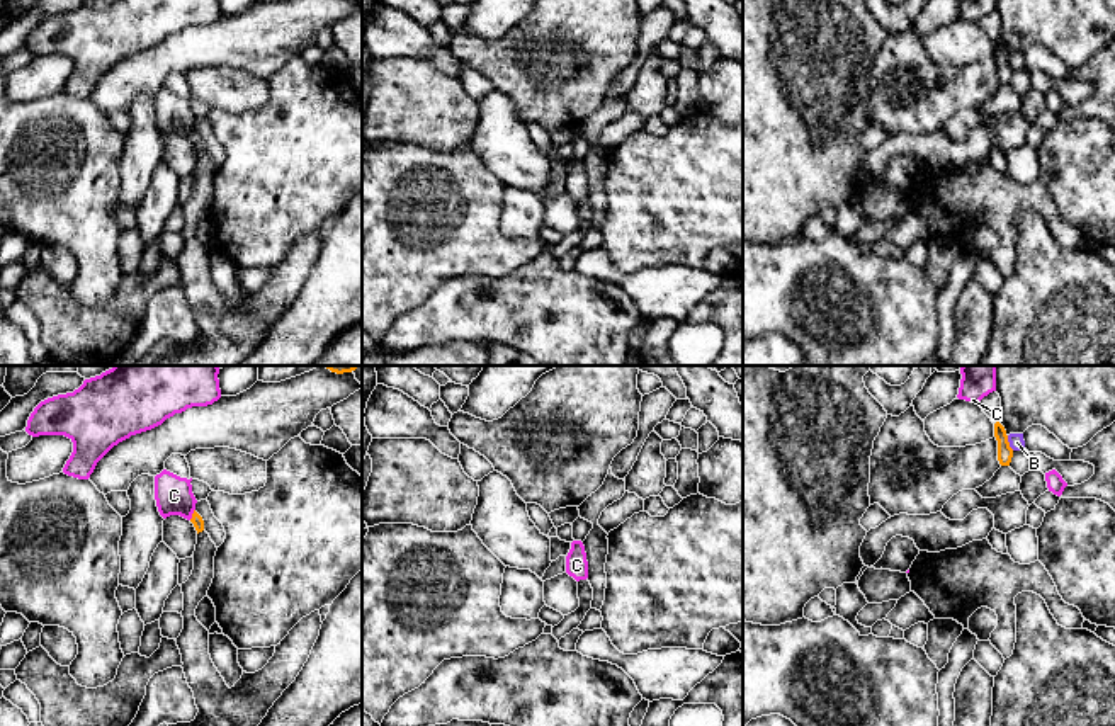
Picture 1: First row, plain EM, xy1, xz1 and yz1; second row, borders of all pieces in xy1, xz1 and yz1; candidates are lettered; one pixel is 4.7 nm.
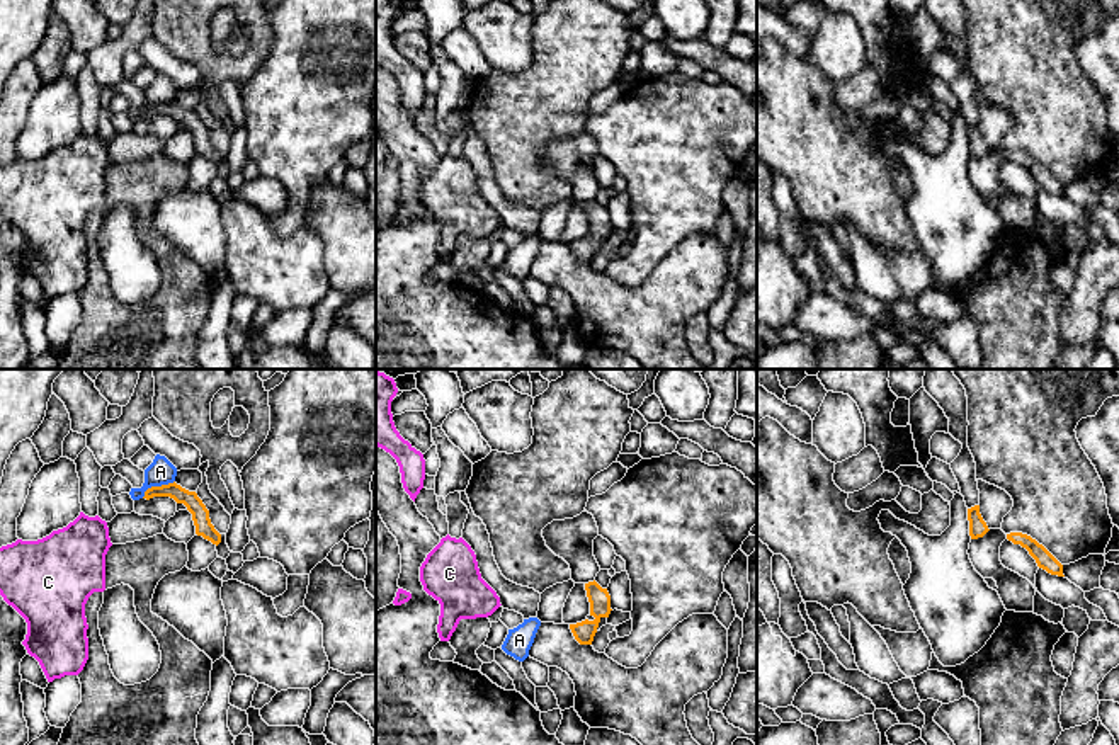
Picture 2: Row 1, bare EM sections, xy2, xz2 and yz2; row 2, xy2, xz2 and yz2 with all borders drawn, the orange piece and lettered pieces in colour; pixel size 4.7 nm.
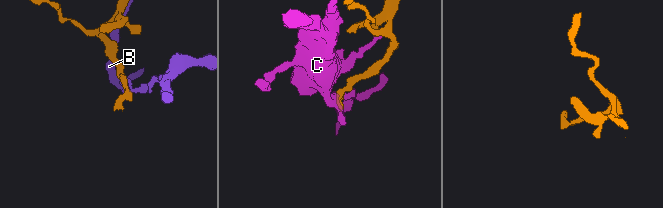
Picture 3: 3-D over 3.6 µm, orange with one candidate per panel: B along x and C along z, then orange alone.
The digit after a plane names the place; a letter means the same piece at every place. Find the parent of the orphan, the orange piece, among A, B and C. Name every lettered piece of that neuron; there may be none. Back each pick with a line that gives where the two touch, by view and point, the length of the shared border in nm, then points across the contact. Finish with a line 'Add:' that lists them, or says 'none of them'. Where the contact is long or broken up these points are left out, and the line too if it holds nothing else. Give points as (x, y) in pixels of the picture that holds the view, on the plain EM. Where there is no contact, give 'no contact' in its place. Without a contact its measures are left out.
Add: none of them

